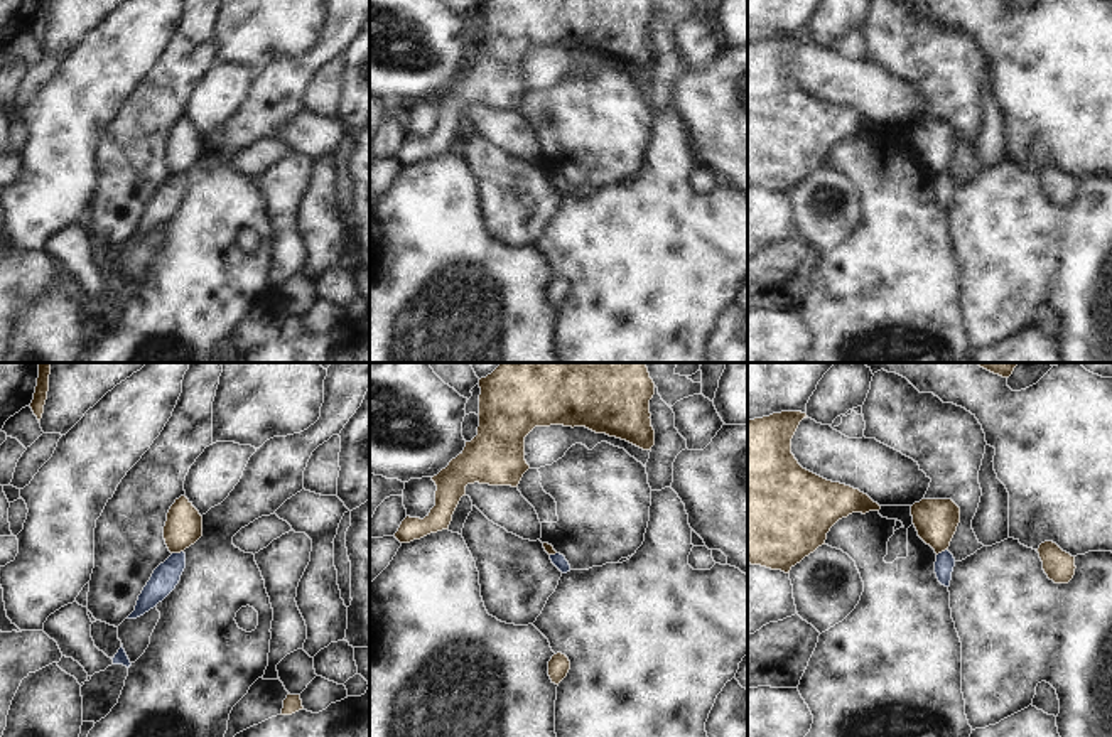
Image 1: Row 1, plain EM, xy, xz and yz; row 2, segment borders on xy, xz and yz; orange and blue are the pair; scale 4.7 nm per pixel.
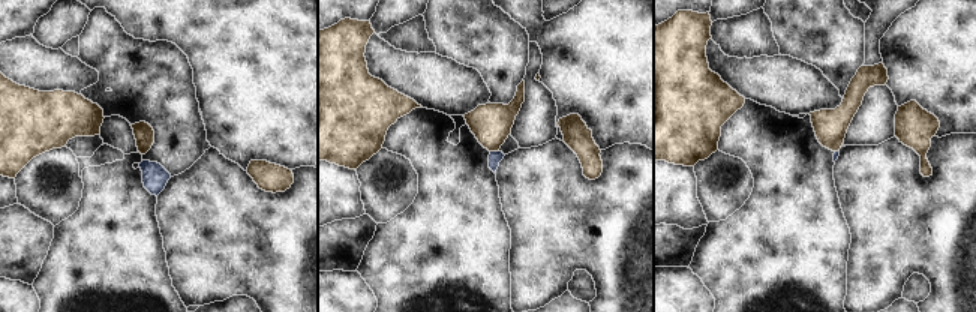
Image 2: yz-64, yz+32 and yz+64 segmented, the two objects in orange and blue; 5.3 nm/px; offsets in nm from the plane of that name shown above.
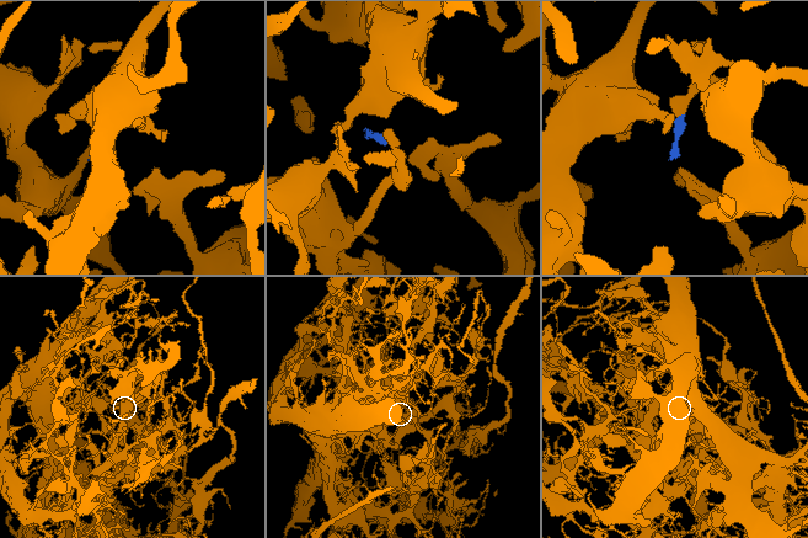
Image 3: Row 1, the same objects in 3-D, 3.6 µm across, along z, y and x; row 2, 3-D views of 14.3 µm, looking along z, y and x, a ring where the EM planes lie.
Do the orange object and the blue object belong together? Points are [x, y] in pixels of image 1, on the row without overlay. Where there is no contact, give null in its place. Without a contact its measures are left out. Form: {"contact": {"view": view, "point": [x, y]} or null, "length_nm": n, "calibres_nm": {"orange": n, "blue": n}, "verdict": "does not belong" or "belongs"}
{"contact": {"view": "xy", "point": [178, 174]}, "length_nm": 60, "calibres_nm": {"orange": 180, "blue": 130}, "verdict": "does not belong"}

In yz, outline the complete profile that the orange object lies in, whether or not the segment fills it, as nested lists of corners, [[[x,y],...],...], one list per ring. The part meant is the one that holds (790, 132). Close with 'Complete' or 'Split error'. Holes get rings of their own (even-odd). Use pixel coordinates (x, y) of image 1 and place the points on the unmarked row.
[[[781,34],[748,42],[748,186],[785,196],[825,167],[839,142],[881,132],[859,111],[827,103],[798,86],[791,61],[803,40],[807,35]]]. Complete.

